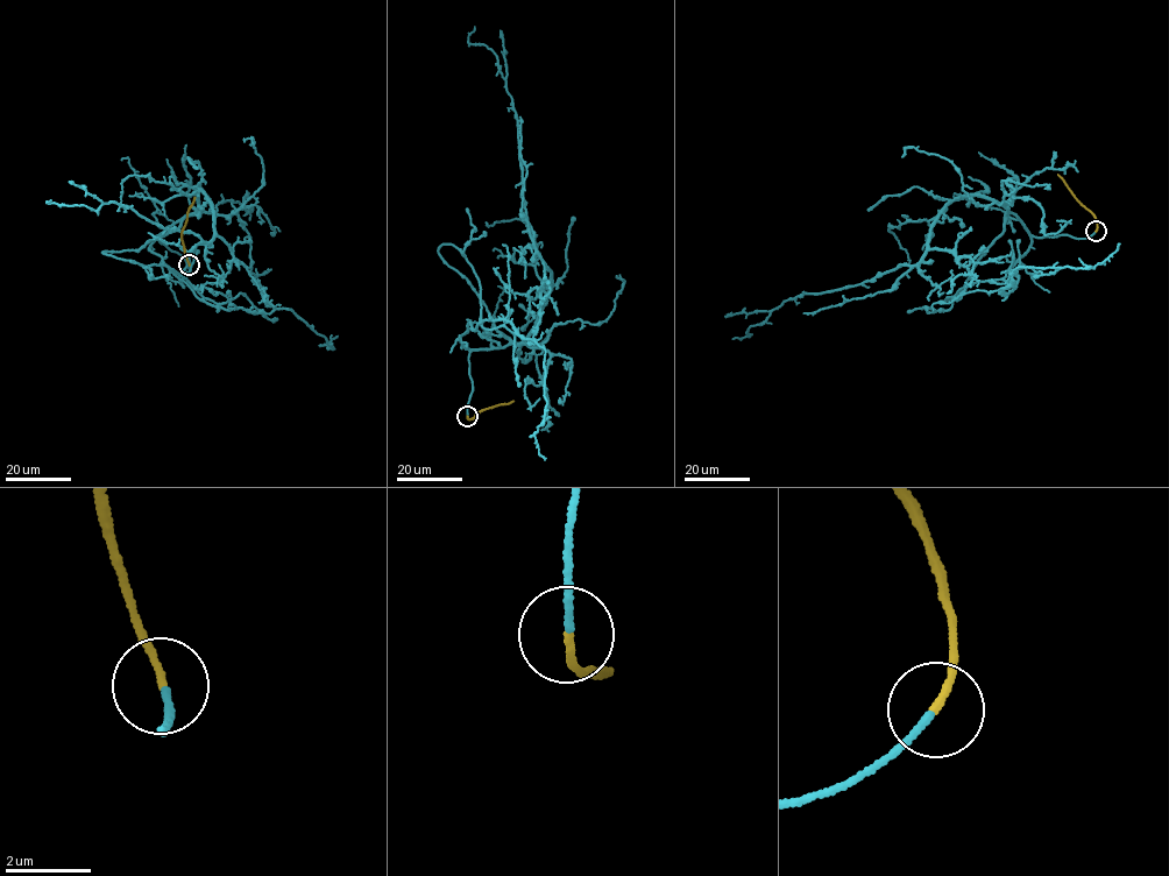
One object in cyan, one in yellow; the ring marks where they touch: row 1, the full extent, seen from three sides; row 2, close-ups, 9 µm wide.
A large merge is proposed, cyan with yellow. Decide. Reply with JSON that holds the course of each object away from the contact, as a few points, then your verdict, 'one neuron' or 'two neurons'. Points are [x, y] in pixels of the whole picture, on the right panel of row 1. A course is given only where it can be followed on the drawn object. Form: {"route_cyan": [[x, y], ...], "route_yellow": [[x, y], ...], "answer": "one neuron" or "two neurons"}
{"route_cyan": [[1096, 231], [1034, 237], [999, 203], [957, 198], [930, 228], [919, 263], [783, 301], [749, 336], [732, 338]], "route_yellow": [[1096, 231], [1095, 214], [1057, 174]], "answer": "one neuron"}

